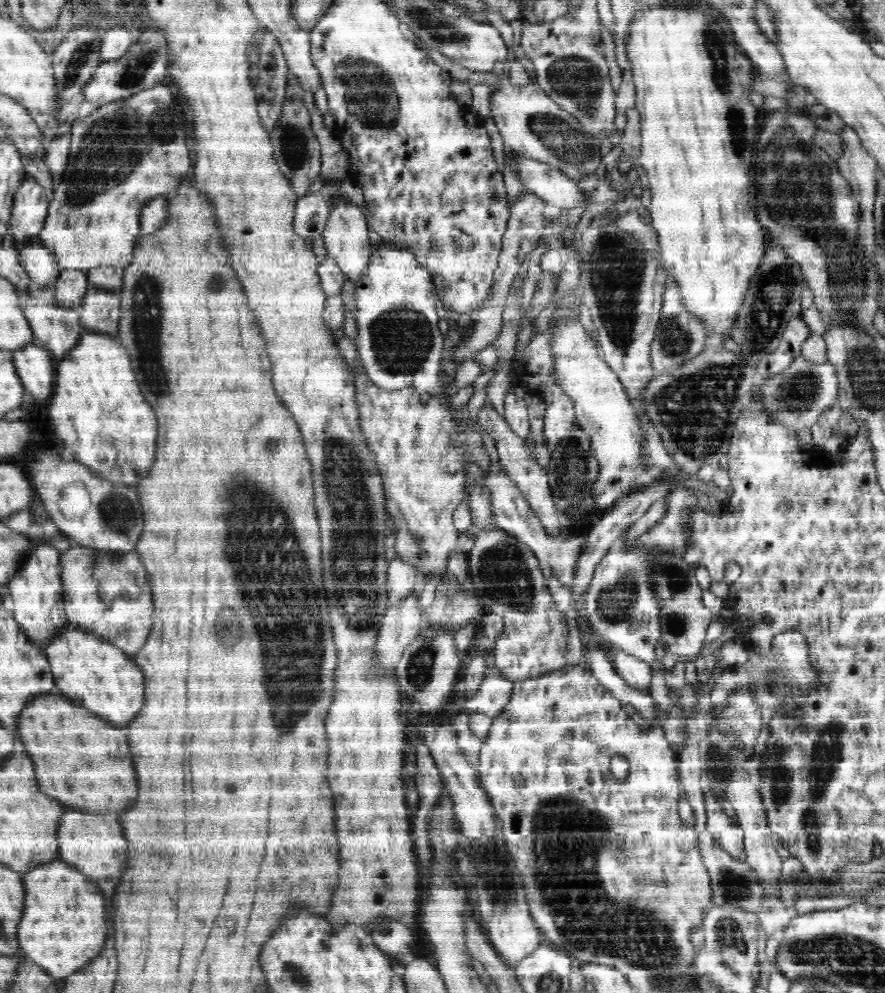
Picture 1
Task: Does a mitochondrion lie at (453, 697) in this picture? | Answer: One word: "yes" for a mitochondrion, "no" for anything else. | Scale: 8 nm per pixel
no

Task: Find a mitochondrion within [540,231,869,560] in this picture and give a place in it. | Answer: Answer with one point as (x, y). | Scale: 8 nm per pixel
(696, 408)

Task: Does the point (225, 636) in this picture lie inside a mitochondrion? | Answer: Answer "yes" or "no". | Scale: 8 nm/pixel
yes

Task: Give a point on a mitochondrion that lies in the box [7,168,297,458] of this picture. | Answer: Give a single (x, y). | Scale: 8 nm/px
(146, 324)

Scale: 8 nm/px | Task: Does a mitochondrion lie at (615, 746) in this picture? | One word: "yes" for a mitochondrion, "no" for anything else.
no

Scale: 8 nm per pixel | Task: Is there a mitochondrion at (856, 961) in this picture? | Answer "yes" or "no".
yes

